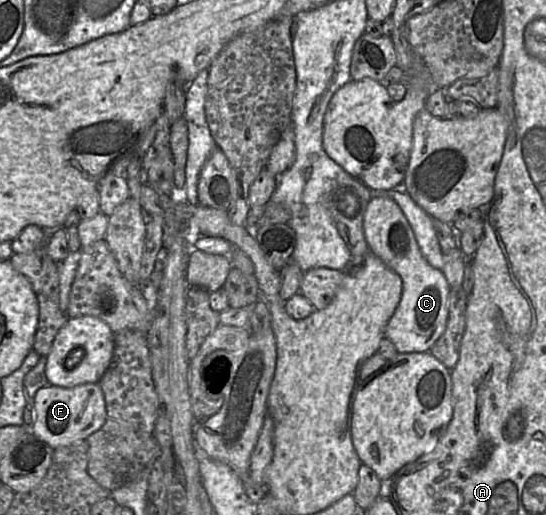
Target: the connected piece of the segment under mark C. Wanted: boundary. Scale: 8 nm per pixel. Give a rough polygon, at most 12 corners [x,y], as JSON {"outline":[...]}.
{"outline":[[390,197],[363,216],[369,251],[402,279],[385,337],[400,354],[444,333],[450,287]]}

